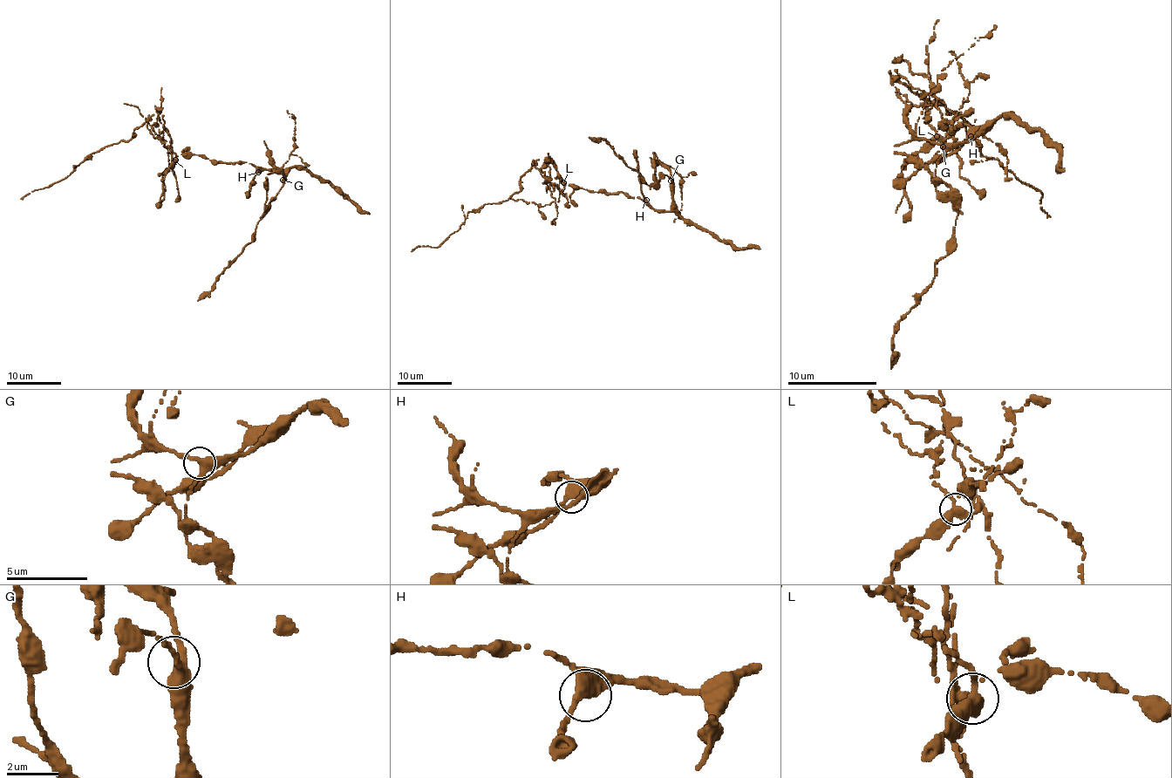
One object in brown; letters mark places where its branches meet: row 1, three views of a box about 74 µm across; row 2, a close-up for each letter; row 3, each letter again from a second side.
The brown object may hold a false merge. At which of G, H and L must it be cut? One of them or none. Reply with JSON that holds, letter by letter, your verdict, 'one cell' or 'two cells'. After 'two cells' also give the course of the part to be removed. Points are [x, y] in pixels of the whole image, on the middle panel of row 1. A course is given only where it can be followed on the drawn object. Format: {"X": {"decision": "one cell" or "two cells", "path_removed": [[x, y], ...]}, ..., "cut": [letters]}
{"G": {"decision": "one cell"}, "H": {"decision": "one cell"}, "L": {"decision": "two cells", "path_removed": [[562, 183], [560, 190], [533, 161], [517, 192], [473, 208], [439, 246], [419, 245], [412, 251]]}, "cut": ["L"]}

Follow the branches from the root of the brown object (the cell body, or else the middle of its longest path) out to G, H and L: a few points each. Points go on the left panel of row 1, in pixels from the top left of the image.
G: (197, 154), (224, 163), (246, 162), (264, 169), (281, 171), (282, 180)
H: (197, 154), (224, 163), (252, 164), (258, 172)
L: (197, 154), (180, 153), (175, 160)

